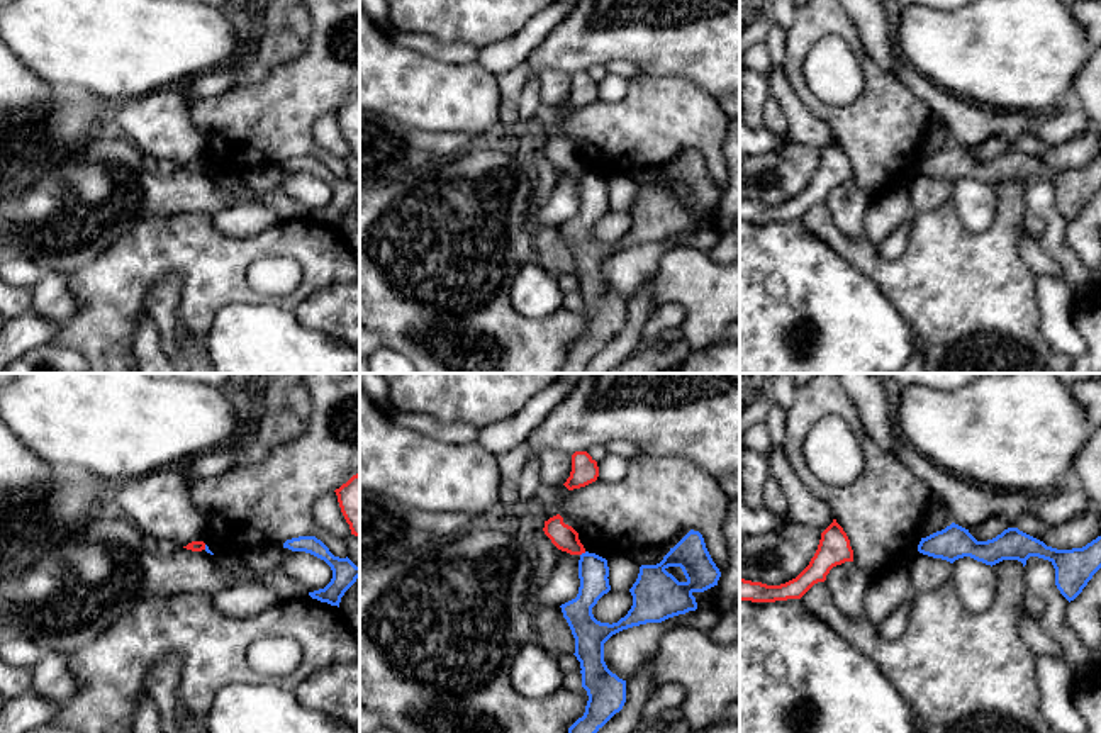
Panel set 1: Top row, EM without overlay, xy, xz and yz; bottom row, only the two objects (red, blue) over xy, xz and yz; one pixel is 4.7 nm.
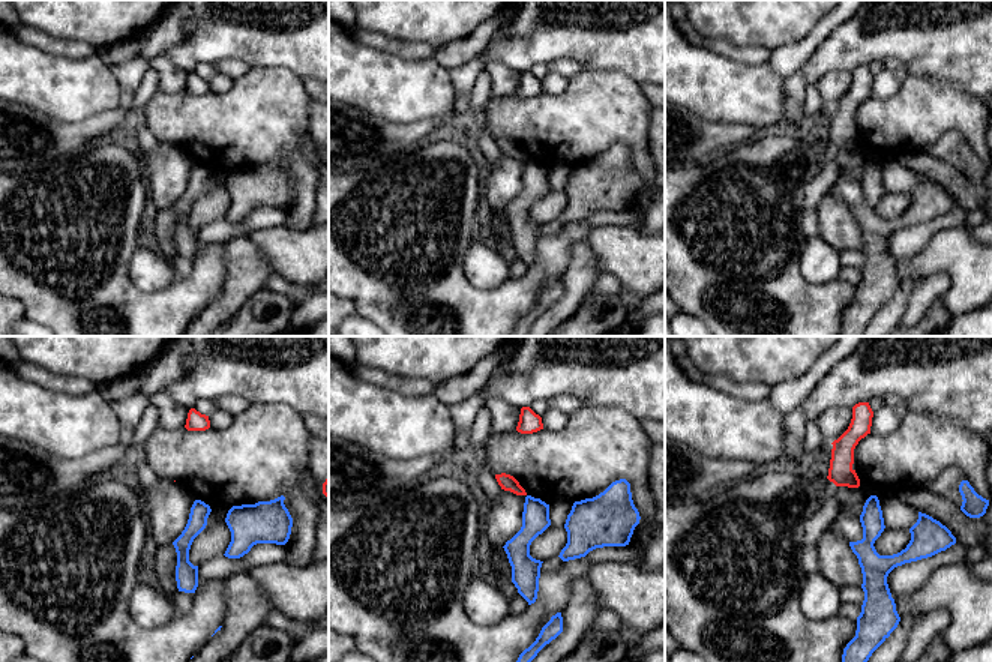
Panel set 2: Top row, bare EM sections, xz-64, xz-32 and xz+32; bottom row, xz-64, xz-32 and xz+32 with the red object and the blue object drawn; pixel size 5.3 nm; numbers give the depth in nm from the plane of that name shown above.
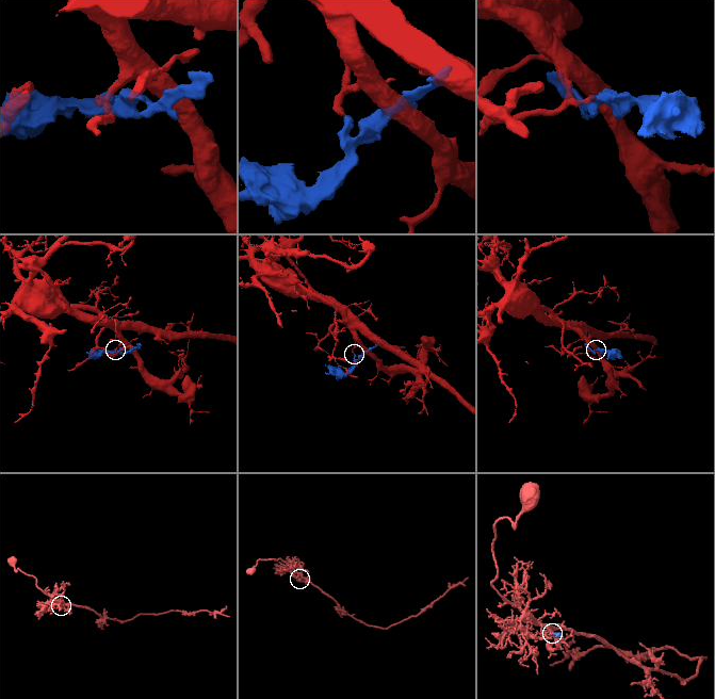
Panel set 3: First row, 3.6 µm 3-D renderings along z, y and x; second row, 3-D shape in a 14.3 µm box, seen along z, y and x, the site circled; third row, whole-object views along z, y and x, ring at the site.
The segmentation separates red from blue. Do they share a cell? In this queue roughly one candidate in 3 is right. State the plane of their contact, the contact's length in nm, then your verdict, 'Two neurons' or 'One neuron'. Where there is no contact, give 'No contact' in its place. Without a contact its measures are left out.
Touches red in xz. Shared border 40 nm. Two neurons

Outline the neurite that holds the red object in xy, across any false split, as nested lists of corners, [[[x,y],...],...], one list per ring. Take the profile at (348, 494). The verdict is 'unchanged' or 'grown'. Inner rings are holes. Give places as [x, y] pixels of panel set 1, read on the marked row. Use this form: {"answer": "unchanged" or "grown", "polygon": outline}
{"answer": "unchanged", "polygon": [[[360,473],[334,490],[351,534],[360,538]]]}

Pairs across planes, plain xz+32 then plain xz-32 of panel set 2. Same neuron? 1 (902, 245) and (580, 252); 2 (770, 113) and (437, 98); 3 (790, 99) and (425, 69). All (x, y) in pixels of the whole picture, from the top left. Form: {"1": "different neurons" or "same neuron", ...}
{"1": "different neurons", "2": "same neuron", "3": "different neurons"}

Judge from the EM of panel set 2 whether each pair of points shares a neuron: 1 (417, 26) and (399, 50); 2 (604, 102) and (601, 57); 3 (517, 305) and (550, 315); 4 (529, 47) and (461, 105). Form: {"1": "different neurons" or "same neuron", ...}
{"1": "different neurons", "2": "different neurons", "3": "different neurons", "4": "different neurons"}

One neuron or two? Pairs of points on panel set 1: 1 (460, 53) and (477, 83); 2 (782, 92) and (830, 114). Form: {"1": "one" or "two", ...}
{"1": "two", "2": "two"}

